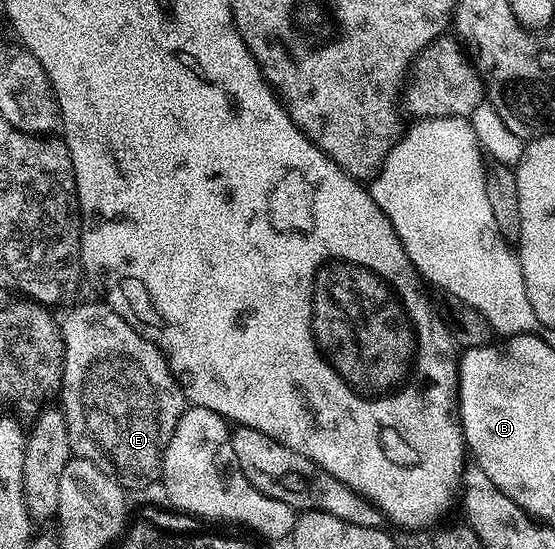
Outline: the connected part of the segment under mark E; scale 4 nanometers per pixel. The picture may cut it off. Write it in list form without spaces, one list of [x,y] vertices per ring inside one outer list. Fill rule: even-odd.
[[[104,302],[80,304],[73,306],[78,308],[70,307],[65,320],[60,321],[65,361],[61,367],[59,407],[65,413],[70,453],[95,462],[99,470],[113,477],[126,490],[160,481],[167,442],[171,442],[171,434],[175,434],[175,426],[187,407],[183,390],[173,377],[165,355],[130,321]]]

